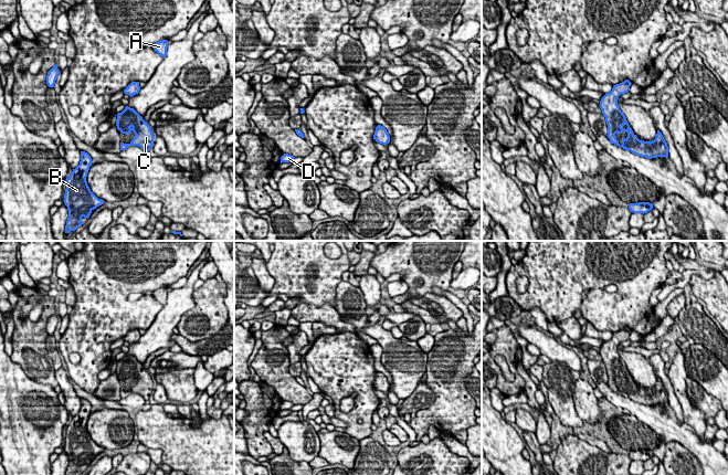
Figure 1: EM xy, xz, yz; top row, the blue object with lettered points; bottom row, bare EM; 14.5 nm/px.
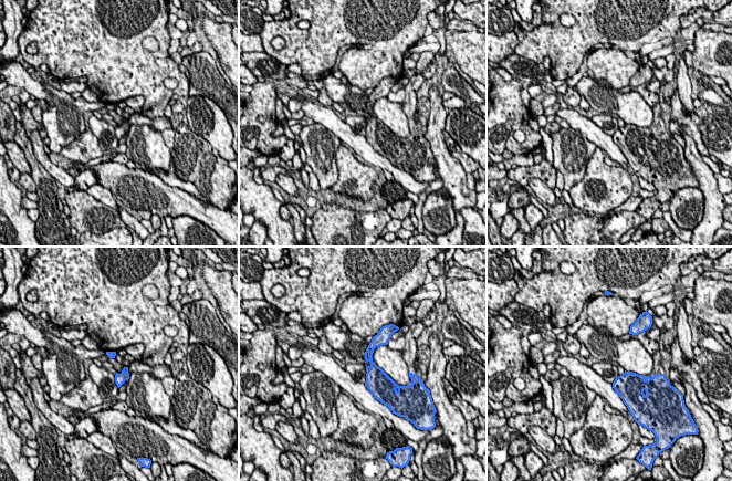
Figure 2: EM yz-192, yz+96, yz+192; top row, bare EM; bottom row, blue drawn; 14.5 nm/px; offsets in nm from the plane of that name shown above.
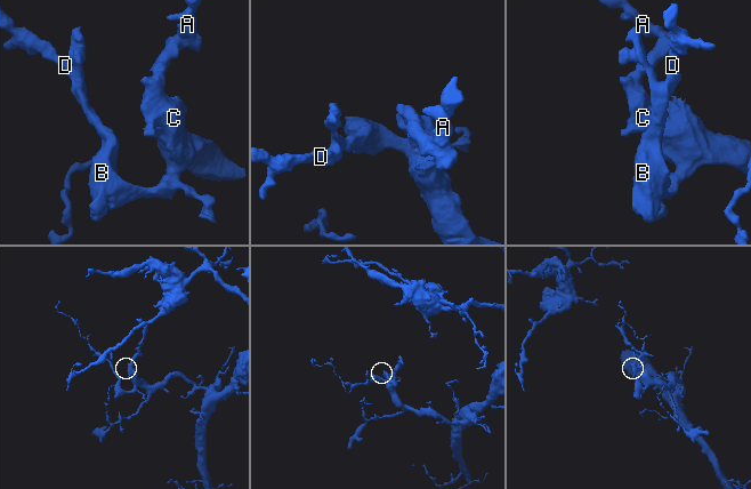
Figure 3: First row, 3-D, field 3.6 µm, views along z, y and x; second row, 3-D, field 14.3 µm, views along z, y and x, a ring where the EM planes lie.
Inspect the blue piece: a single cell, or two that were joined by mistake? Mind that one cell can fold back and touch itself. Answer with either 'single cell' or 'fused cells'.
fused cells

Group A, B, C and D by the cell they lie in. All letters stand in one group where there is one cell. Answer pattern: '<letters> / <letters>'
A / B C D

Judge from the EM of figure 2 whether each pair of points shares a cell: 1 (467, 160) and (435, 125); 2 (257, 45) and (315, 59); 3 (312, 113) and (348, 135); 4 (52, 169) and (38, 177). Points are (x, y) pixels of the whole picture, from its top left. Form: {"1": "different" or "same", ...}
{"1": "different", "2": "different", "3": "same", "4": "different"}

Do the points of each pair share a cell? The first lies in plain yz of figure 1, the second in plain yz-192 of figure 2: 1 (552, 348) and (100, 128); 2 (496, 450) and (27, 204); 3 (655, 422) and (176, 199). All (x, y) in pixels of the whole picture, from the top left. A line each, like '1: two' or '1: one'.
1: two
2: two
3: two

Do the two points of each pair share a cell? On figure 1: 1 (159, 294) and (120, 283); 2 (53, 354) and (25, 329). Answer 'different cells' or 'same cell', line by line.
1: same cell
2: different cells

